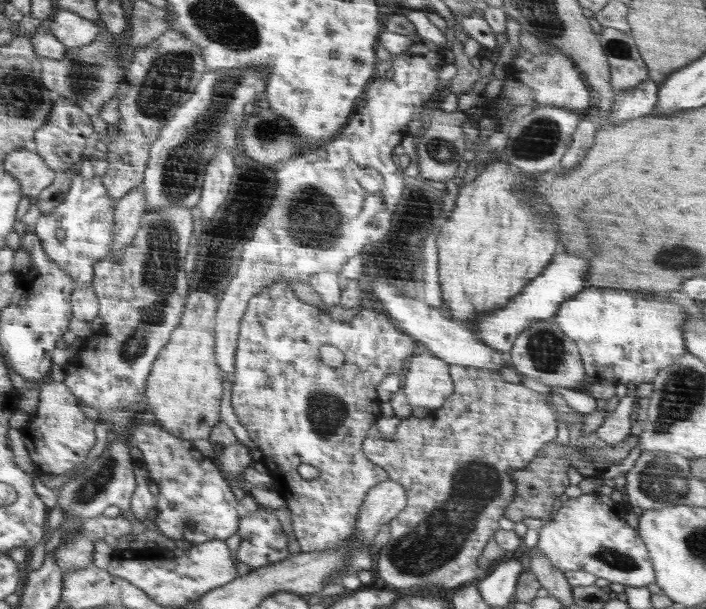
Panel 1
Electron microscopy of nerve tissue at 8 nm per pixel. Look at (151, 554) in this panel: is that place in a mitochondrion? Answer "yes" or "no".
no

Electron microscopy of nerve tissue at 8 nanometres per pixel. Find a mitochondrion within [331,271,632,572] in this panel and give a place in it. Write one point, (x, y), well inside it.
(546, 350)

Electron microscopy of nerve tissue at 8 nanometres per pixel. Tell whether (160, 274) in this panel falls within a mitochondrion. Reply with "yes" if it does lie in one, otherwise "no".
yes

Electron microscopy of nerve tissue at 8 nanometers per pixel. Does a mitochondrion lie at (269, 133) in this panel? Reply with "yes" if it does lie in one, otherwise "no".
yes

